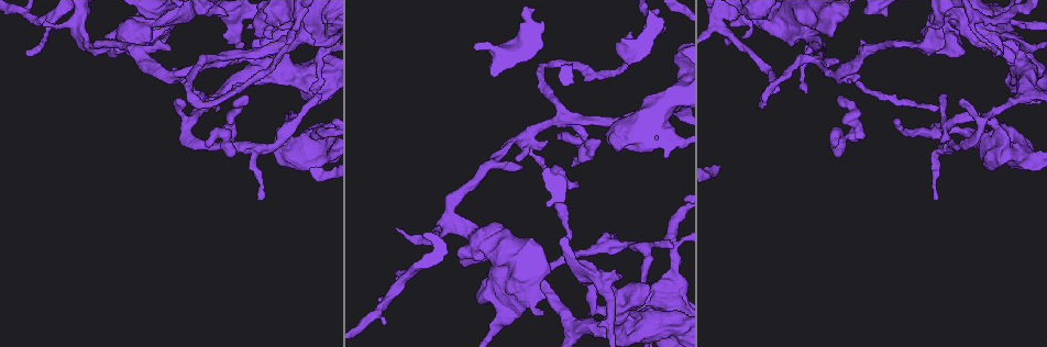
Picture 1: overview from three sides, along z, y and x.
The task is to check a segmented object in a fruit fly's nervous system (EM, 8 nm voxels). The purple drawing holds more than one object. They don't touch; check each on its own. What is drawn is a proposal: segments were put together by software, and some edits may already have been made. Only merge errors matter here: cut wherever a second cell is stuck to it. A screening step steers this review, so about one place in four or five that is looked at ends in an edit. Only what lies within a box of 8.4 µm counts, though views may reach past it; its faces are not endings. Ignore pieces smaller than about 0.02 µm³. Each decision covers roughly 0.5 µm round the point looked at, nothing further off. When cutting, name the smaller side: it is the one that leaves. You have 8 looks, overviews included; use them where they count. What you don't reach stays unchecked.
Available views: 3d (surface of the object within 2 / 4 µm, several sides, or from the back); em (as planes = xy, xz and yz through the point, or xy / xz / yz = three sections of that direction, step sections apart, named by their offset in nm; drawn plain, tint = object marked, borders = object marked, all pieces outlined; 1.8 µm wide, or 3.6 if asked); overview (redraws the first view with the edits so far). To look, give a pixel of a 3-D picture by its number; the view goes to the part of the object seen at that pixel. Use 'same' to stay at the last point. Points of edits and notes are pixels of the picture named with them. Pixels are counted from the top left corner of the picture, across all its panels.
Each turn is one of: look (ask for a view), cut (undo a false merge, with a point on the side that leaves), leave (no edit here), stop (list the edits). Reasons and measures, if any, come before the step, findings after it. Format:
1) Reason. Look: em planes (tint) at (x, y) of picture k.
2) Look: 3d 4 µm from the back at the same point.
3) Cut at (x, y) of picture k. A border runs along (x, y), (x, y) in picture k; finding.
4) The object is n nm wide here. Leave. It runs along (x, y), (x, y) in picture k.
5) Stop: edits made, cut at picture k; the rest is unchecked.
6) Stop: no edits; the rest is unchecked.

Branch point. Look: 3d 2 µm at (453, 214) of picture 1.

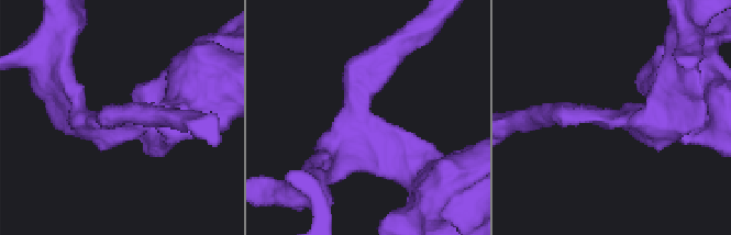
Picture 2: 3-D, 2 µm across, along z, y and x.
Need the tissue. Look: em planes (borders) at (611, 119) of picture 2.

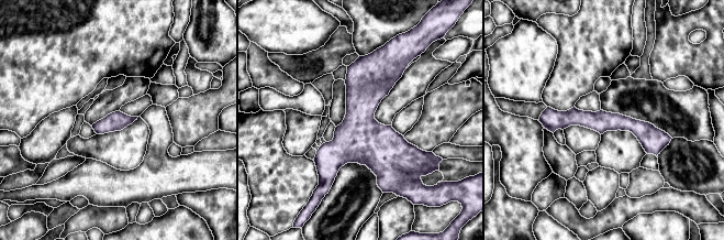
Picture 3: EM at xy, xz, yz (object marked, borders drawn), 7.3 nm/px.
The object is 140 nm wide here. Leave. It runs along (372, 57), (329, 180) in picture 3; one cell here.

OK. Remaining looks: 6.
Three-way junction. Look: 3d 4 µm at (837, 73) of picture 1.

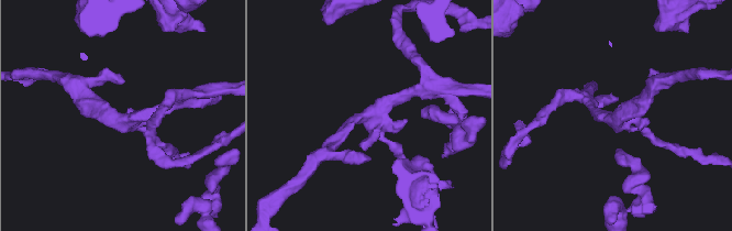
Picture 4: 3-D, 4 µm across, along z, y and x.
Look: em 3.6 µm planes (tint) at (378, 112) of picture 4.

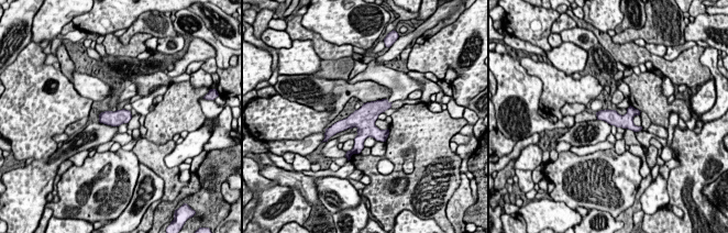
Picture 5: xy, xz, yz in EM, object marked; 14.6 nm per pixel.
The object is 220 nm wide here. Leave. It runs along (599, 114), (626, 121), (636, 129) in picture 5; continuous, no second cell.

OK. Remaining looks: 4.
Look: 3d 4 µm at (674, 248) of picture 1.

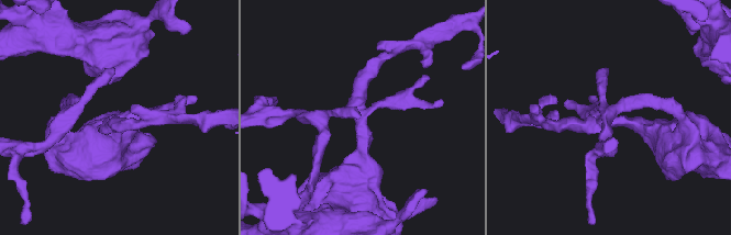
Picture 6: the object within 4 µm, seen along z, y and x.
Now the EM. Look: em planes (tint) at (361, 116) of picture 6.

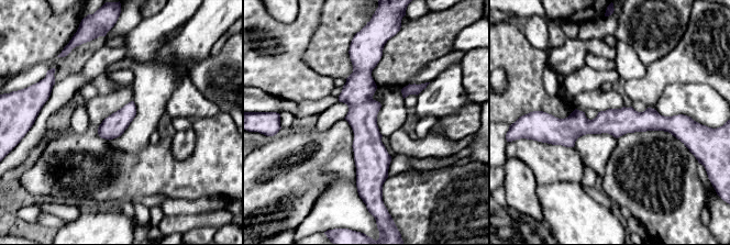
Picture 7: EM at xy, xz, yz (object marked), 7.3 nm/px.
Leave. Continuous, no second cell.

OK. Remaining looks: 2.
Stop: no edits; the rest is unchecked.

